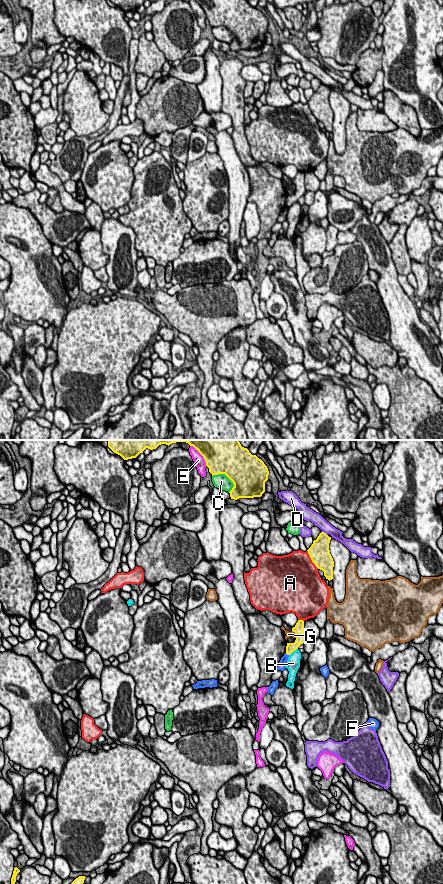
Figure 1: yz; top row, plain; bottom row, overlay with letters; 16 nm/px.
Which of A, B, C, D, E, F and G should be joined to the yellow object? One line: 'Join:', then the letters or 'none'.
Join: none

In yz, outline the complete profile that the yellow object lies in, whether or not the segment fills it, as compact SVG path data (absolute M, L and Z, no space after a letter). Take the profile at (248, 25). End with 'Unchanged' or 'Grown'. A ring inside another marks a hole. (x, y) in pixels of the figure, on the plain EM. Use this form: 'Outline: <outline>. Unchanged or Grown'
Outline: M195 0L204 10L209 24L225 26L234 36L231 51L261 49L269 23L264 14L247 0Z. Unchanged

